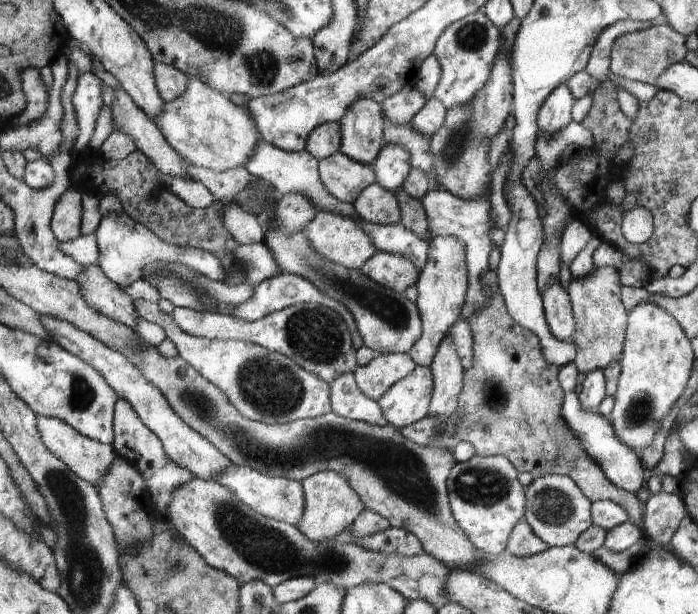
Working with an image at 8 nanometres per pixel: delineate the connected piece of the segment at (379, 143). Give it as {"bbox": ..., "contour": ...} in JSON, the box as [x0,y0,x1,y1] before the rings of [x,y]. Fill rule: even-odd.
{"bbox":[341,98,385,166],"contour":[[[359,98],[341,123],[341,151],[349,158],[374,166],[385,144],[384,110],[373,98]]]}

